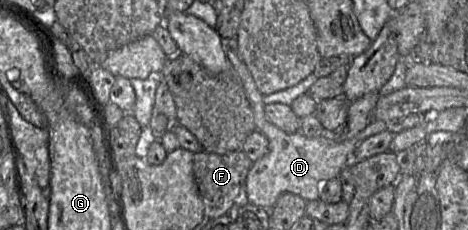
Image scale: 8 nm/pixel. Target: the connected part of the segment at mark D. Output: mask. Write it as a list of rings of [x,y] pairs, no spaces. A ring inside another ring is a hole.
[[[221,38],[222,48],[240,78],[245,94],[253,110],[256,130],[263,133],[269,141],[269,151],[262,158],[254,161],[245,181],[249,203],[271,210],[279,196],[284,192],[298,195],[306,201],[319,199],[321,183],[338,178],[341,170],[352,161],[356,146],[369,136],[388,129],[387,123],[373,119],[352,139],[336,142],[327,136],[309,138],[297,133],[287,133],[269,122],[264,113],[263,95],[258,91],[252,75],[240,58],[238,52],[228,45],[228,39]]]

